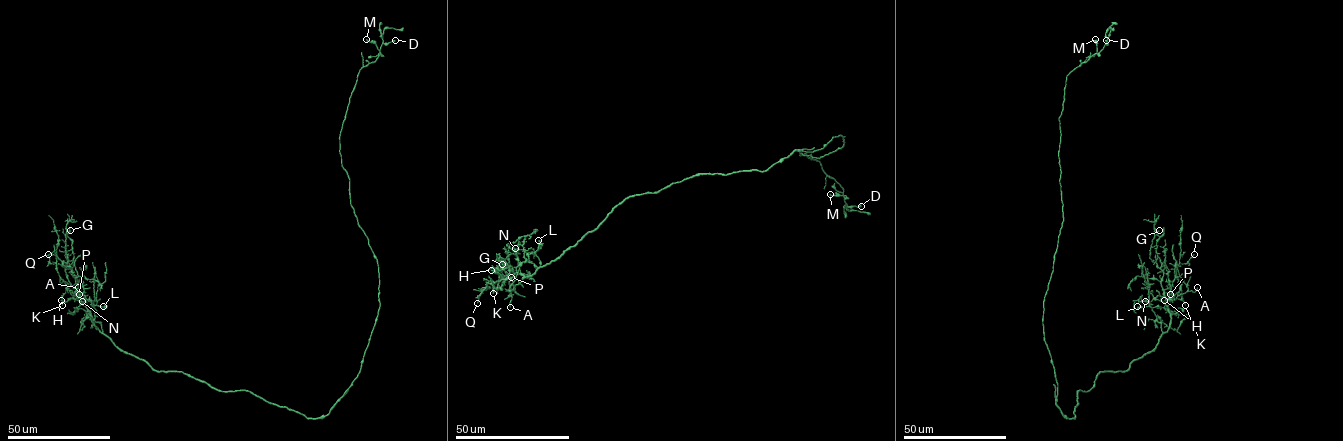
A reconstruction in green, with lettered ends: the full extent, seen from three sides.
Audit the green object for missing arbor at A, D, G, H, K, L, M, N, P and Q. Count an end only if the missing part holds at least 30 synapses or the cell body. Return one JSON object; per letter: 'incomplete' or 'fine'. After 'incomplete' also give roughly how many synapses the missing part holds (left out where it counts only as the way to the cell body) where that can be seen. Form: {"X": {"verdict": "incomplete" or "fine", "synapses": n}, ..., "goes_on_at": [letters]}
{"A": {"verdict": "fine"}, "D": {"verdict": "fine"}, "G": {"verdict": "fine"}, "H": {"verdict": "fine"}, "K": {"verdict": "fine"}, "L": {"verdict": "fine"}, "M": {"verdict": "fine"}, "N": {"verdict": "fine"}, "P": {"verdict": "fine"}, "Q": {"verdict": "fine"}, "goes_on_at": []}

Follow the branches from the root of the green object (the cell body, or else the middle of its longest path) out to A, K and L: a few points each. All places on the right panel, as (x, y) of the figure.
A: (1056, 401), (1074, 418), (1077, 391), (1149, 353), (1170, 324), (1167, 303), (1197, 287)
K: (1056, 401), (1074, 418), (1077, 391), (1149, 353), (1180, 289), (1185, 305)
L: (1056, 401), (1074, 418), (1078, 390), (1155, 347), (1161, 325), (1149, 305), (1137, 306)

